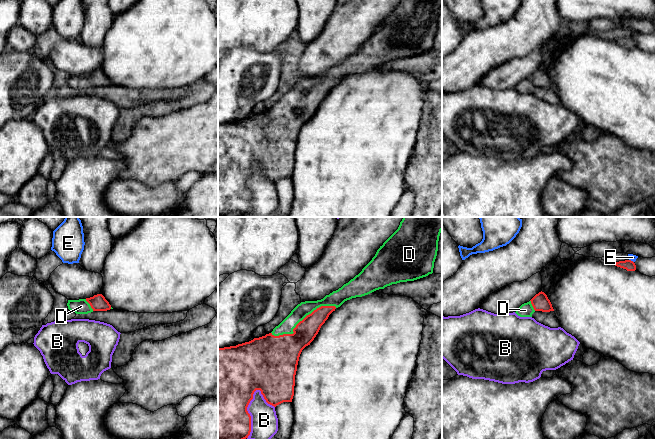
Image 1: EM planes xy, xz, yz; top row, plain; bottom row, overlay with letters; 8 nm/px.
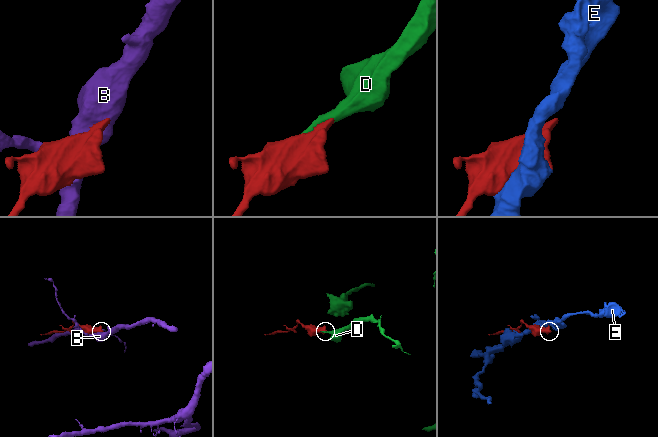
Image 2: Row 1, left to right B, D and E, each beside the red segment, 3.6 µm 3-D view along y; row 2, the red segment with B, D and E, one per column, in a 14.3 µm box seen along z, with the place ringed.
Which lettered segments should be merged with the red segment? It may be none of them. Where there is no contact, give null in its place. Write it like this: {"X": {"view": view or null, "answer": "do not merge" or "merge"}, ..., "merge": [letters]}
{"B": {"view": "xz", "answer": "do not merge"}, "D": {"view": "xz", "answer": "merge"}, "E": {"view": "yz", "answer": "do not merge"}, "merge": ["D"]}

